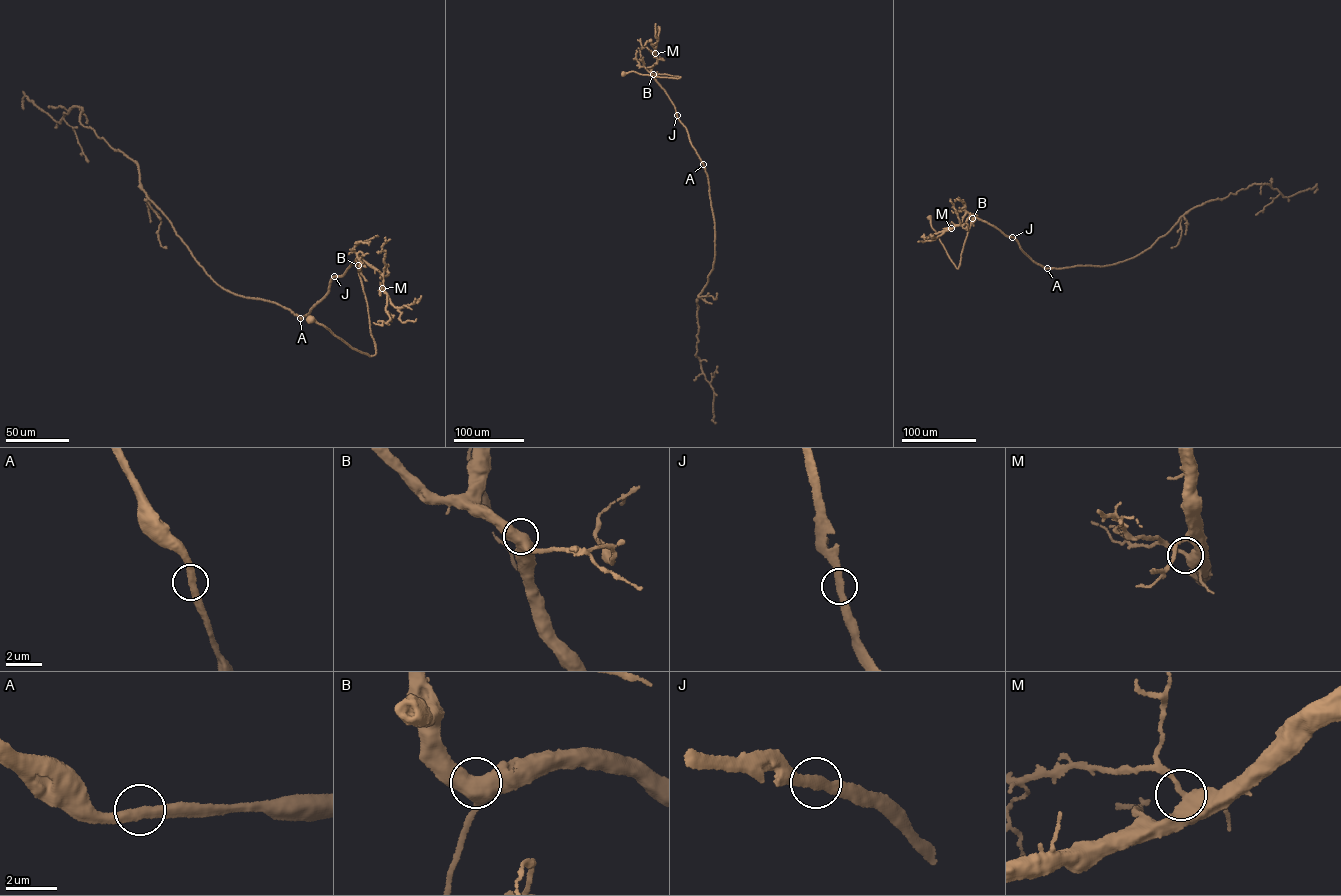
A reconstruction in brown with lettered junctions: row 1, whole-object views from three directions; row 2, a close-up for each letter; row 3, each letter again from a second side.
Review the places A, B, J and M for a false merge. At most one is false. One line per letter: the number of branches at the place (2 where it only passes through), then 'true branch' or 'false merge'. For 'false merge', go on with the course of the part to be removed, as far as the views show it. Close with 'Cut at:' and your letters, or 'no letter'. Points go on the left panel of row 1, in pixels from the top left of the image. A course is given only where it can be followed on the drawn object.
A: branches 2; true branch
B: branches 2; true branch
J: branches 2; true branch
M: branches 2; true branch
Cut at: no letter

